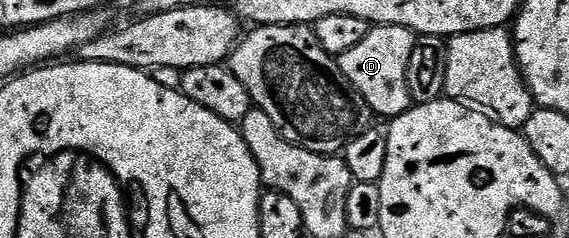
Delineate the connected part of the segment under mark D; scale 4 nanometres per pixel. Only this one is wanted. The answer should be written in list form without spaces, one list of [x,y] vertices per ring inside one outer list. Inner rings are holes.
[[[375,25],[348,51],[337,58],[340,71],[352,83],[352,87],[368,103],[371,114],[378,113],[385,119],[404,115],[412,108],[408,91],[408,59],[412,59],[412,47],[416,34],[402,25]]]

